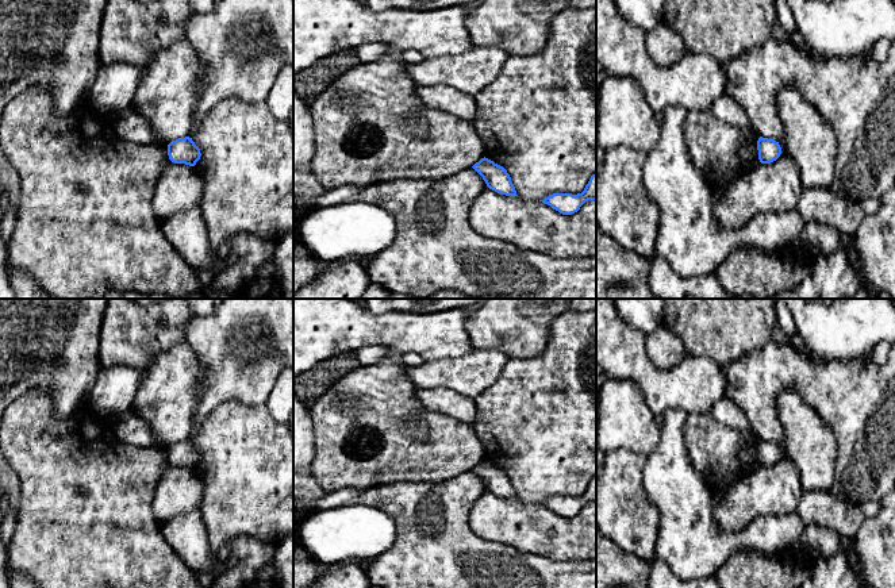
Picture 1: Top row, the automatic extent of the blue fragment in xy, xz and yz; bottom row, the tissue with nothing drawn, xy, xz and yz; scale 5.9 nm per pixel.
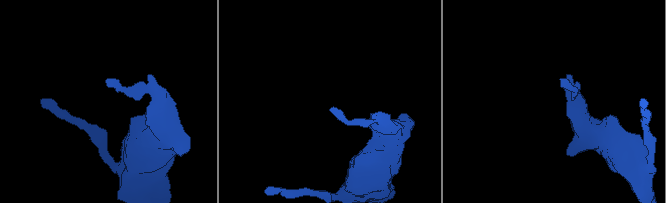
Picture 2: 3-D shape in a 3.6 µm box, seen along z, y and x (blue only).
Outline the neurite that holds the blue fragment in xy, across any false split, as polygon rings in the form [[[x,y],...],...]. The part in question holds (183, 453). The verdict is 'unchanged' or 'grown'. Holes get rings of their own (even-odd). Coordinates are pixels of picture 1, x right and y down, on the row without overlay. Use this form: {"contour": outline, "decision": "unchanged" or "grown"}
{"contour": [[[189,439],[178,441],[168,447],[169,462],[174,466],[195,469],[200,462],[200,457],[200,451]]], "decision": "unchanged"}

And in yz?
{"contour": [[[760,439],[757,443],[758,462],[761,466],[771,466],[781,457],[779,445]]], "decision": "unchanged"}

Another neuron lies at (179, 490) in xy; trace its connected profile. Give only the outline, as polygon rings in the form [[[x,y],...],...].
[[[168,464],[155,485],[153,514],[162,524],[173,516],[199,510],[203,497],[204,485],[193,469]]]

